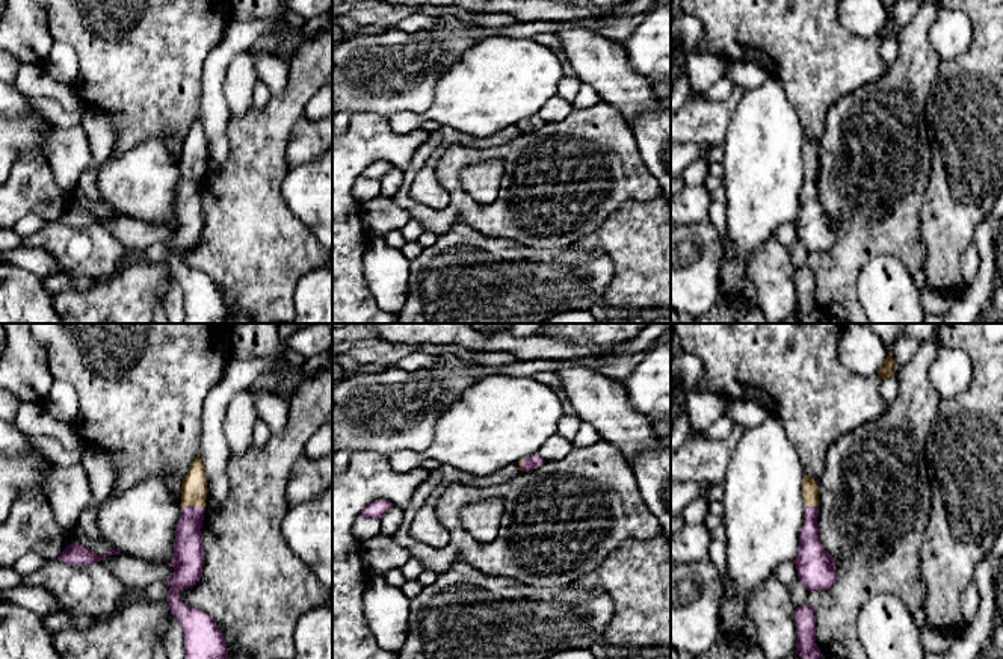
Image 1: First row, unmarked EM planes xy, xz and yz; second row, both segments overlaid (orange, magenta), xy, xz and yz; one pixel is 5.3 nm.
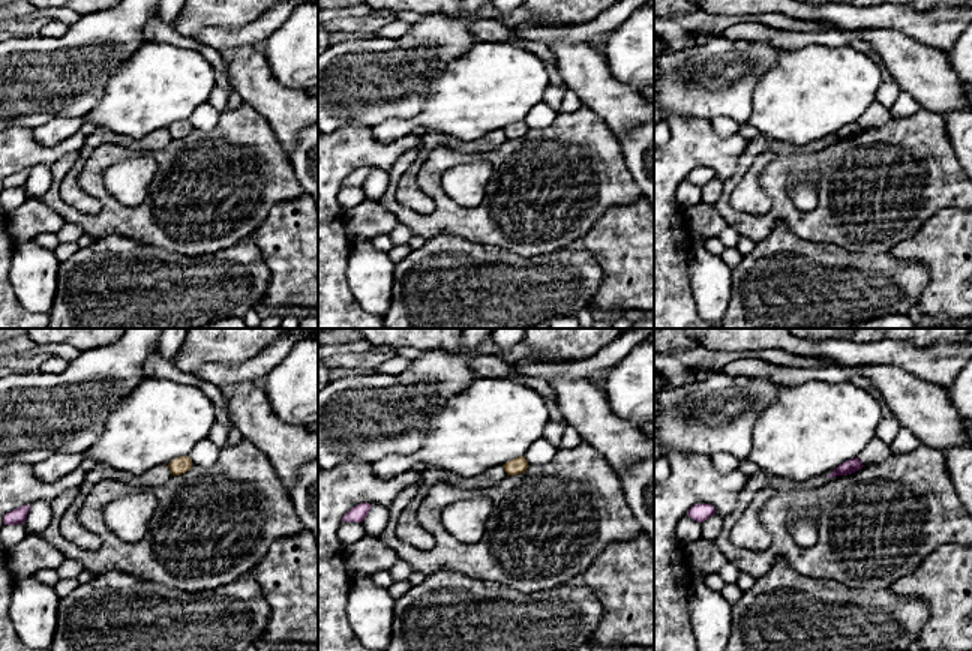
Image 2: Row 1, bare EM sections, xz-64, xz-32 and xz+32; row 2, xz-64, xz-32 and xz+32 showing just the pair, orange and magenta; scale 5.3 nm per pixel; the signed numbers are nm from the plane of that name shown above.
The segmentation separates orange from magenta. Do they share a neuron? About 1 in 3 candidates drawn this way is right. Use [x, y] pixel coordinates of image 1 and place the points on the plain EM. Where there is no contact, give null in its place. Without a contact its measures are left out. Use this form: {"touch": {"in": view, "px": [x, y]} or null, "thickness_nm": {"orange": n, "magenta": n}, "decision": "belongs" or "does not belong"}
{"touch": {"in": "xy", "px": [192, 167]}, "thickness_nm": {"orange": 140, "magenta": 160}, "decision": "does not belong"}

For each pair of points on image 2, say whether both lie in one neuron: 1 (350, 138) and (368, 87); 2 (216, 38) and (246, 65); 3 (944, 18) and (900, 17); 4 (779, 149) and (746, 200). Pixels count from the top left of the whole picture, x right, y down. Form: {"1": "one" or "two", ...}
{"1": "two", "2": "two", "3": "one", "4": "one"}

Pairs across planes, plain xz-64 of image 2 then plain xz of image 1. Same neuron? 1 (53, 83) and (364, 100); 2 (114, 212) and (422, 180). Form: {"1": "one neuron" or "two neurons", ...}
{"1": "one neuron", "2": "two neurons"}

